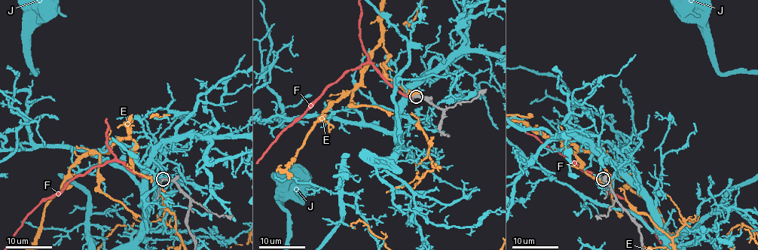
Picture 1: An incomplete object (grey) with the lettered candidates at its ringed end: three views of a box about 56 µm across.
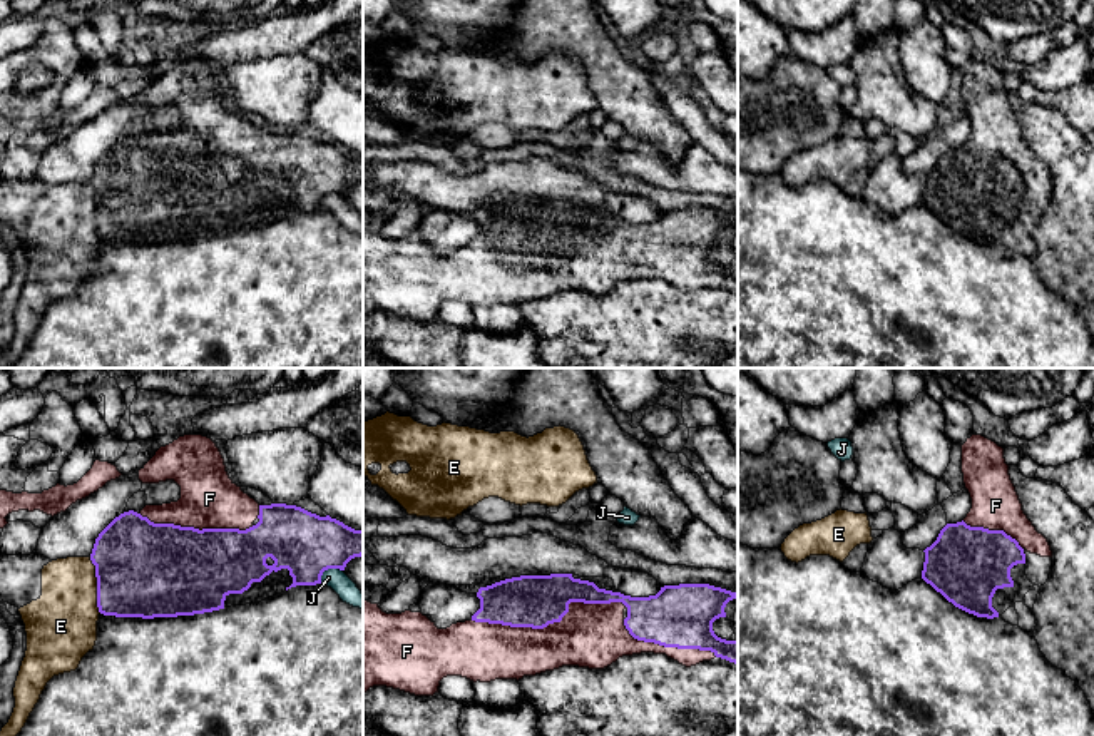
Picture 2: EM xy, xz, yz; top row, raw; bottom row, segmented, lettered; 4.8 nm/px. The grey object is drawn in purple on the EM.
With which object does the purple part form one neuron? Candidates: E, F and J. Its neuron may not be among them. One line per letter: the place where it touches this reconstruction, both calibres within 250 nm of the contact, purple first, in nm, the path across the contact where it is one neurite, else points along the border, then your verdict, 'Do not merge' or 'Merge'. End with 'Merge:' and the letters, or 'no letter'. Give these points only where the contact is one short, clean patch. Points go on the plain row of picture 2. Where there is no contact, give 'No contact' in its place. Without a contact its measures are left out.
E: Touches purple at xy (97, 211). Thickness 460 nm (purple) against 340 nm. Do not merge
F: Touches purple at xz (551, 248). Thickness 260 nm (purple) against 300 nm. Merge
J: Touches purple at xy (327, 194). Thickness 300 nm (purple) against 100 nm. Boundary: xy (342, 194), (327, 194), (320, 208). Do not merge
Merge: F

